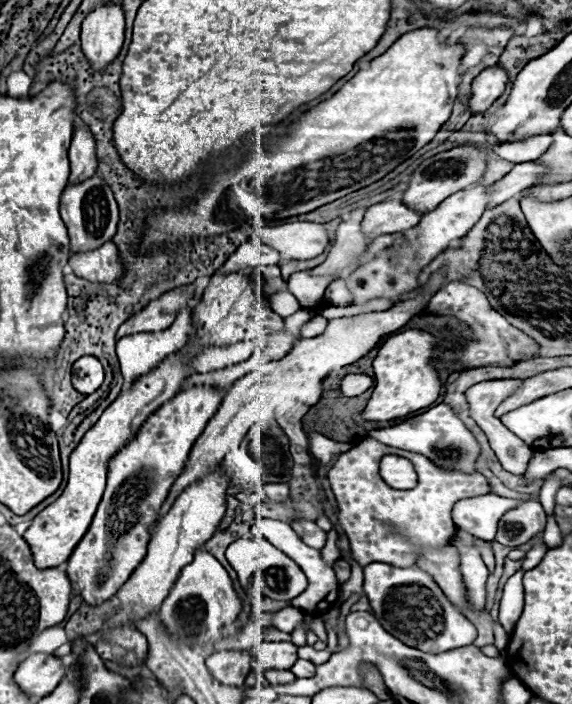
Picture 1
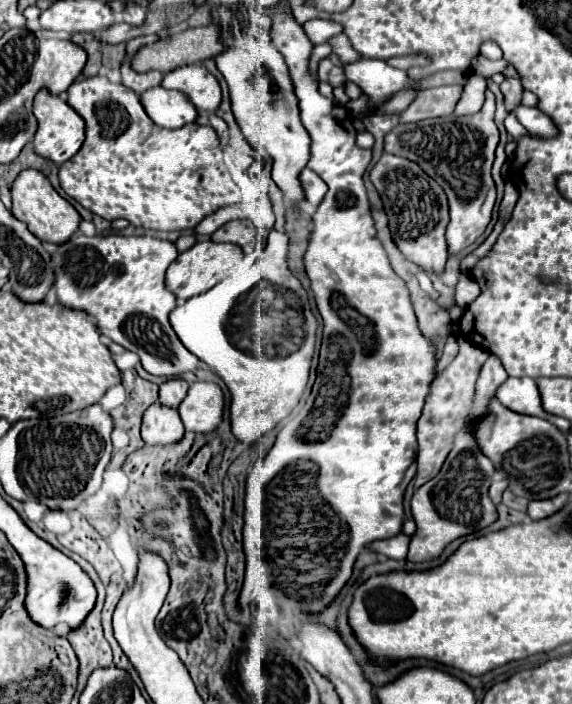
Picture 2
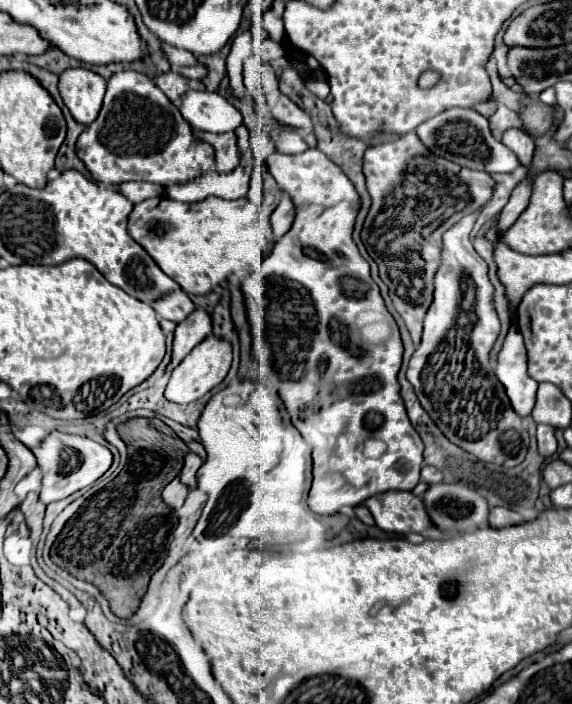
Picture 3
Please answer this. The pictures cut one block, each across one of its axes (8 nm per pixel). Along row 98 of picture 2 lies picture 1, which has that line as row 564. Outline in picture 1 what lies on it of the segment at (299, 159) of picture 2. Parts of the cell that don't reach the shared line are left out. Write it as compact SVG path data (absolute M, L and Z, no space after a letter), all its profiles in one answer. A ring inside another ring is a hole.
M240 538L228 546L226 558L232 564L232 568L238 572L238 582L246 592L254 586L254 582L256 582L254 578L260 578L262 594L266 598L290 602L298 594L302 594L308 586L308 580L306 580L304 572L296 566L296 562L292 562L284 552L280 552L276 546L272 546L266 538L246 538L246 540Z

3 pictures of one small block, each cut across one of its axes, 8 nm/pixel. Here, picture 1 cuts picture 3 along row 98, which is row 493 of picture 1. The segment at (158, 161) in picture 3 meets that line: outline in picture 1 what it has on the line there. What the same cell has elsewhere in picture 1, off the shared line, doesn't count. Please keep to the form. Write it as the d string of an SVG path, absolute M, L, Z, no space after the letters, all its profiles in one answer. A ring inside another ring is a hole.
M194 386L178 392L170 402L152 412L152 418L144 420L134 438L110 458L104 498L88 532L66 562L66 574L84 604L100 606L110 600L146 556L150 540L148 530L158 520L174 480L184 470L194 442L218 410L222 396L224 390L212 386Z

